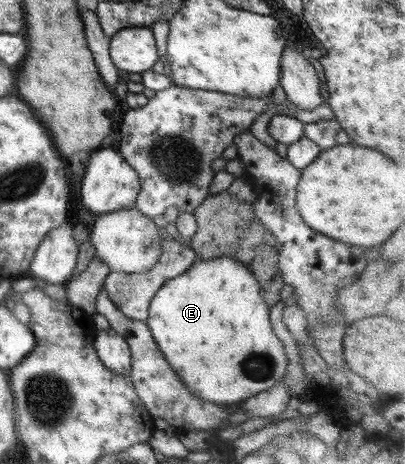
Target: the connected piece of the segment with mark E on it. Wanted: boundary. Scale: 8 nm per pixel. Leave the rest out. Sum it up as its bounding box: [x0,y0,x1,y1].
[145,257,287,404]

